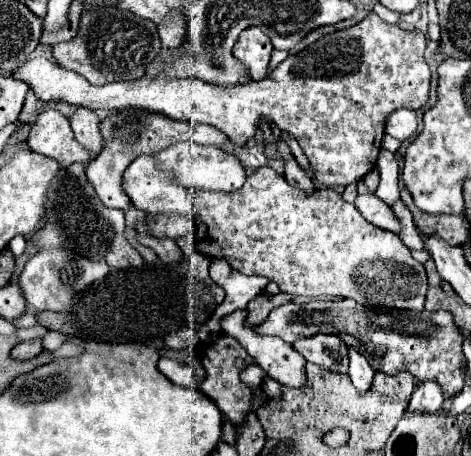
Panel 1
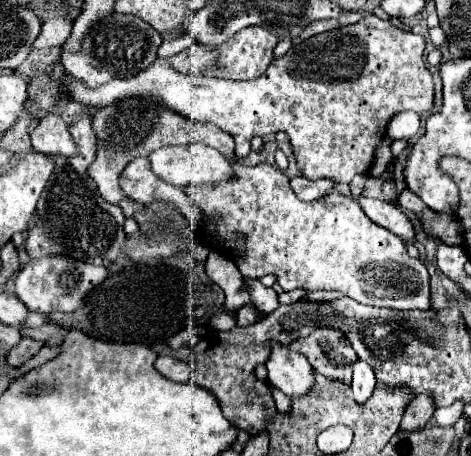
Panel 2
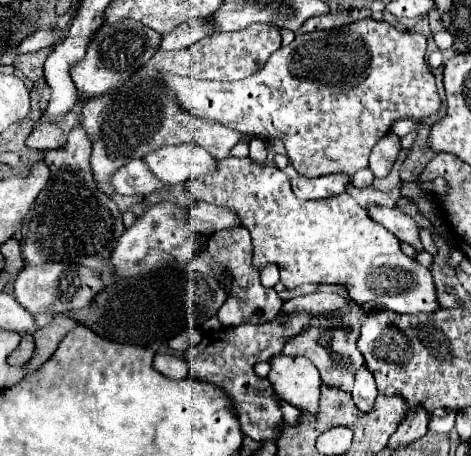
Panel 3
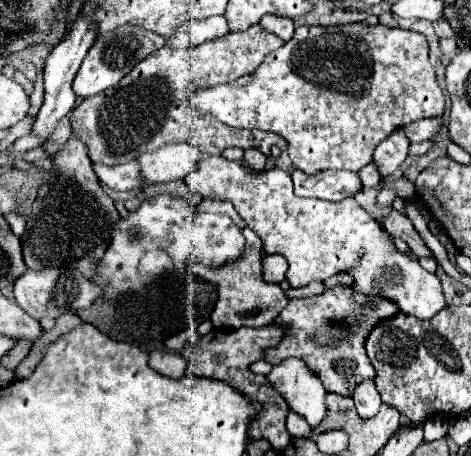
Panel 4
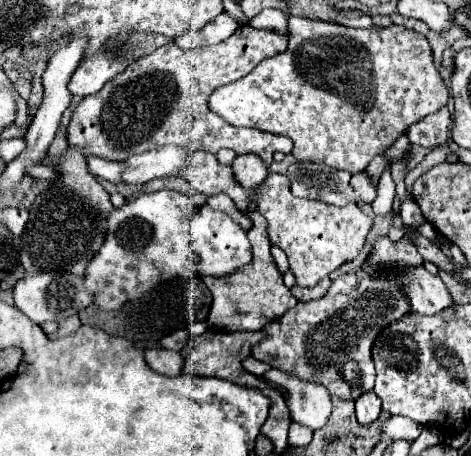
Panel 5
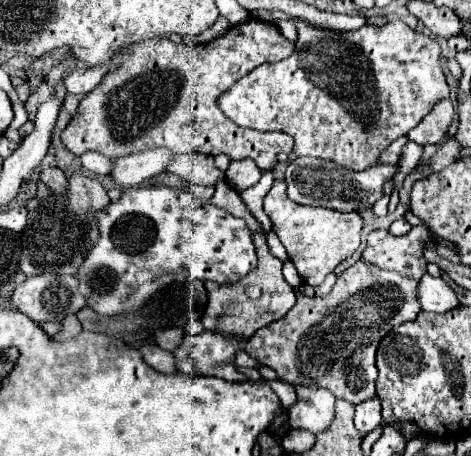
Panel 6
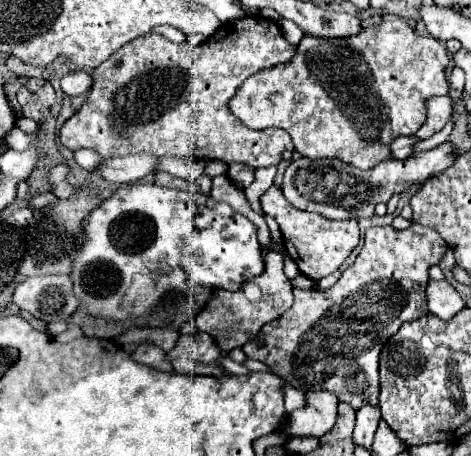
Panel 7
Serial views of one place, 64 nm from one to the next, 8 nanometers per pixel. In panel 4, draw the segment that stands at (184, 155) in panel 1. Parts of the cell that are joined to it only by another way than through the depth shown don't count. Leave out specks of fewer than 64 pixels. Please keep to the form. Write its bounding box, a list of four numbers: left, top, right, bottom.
[138,144,202,182]

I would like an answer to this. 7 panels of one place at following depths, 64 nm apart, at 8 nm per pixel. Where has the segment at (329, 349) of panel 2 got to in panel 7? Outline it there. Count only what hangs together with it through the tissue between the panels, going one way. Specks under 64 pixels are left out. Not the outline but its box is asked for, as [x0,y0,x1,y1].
[242,226,446,410]

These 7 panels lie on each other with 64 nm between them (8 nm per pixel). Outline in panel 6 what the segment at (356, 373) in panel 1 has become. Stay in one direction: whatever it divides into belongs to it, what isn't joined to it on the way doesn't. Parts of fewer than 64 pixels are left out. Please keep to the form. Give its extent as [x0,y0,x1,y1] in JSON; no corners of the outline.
[356,398,382,432]

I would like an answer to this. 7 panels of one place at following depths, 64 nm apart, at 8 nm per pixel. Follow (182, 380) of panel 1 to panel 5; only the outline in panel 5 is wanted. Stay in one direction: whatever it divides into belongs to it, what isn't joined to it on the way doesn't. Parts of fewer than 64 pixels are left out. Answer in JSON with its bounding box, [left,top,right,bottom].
[146,348,184,376]

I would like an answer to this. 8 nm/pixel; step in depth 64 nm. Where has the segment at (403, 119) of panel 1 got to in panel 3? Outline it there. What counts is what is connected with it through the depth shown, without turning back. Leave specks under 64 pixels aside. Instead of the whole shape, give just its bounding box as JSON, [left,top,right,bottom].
[392,118,418,138]

